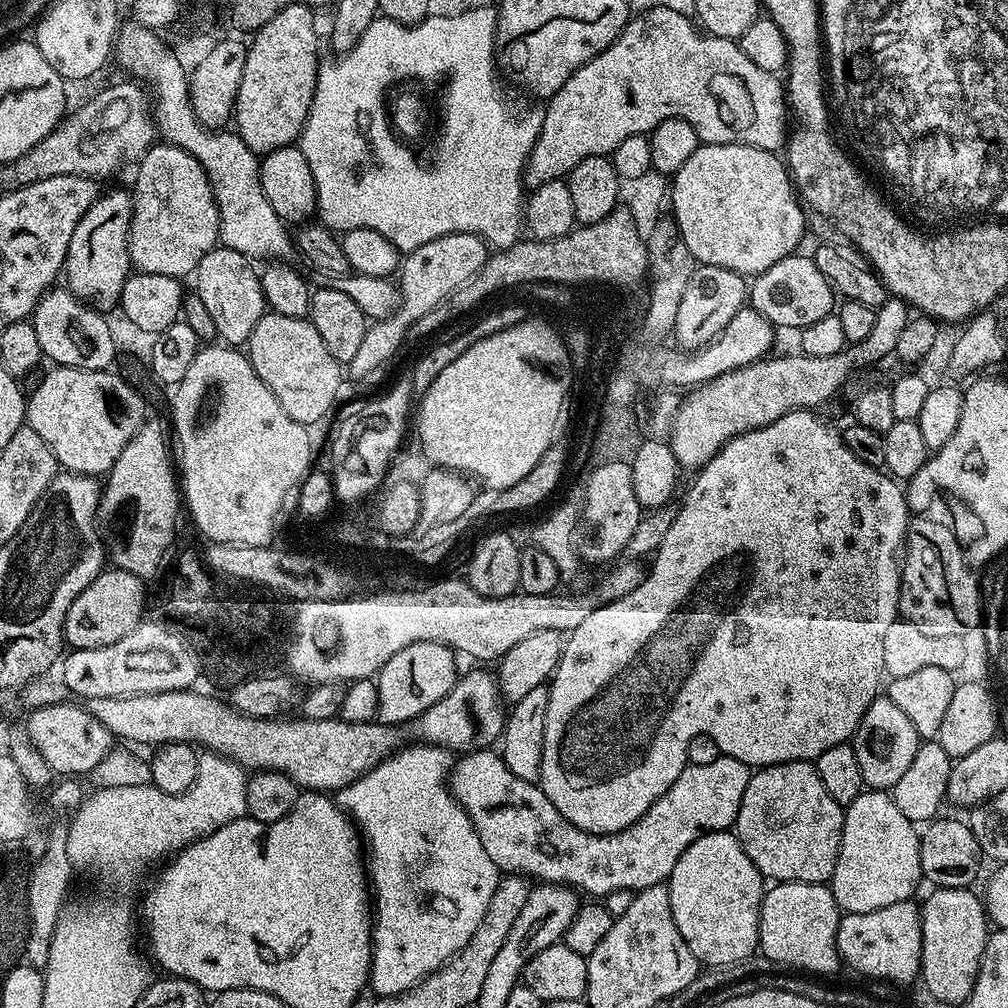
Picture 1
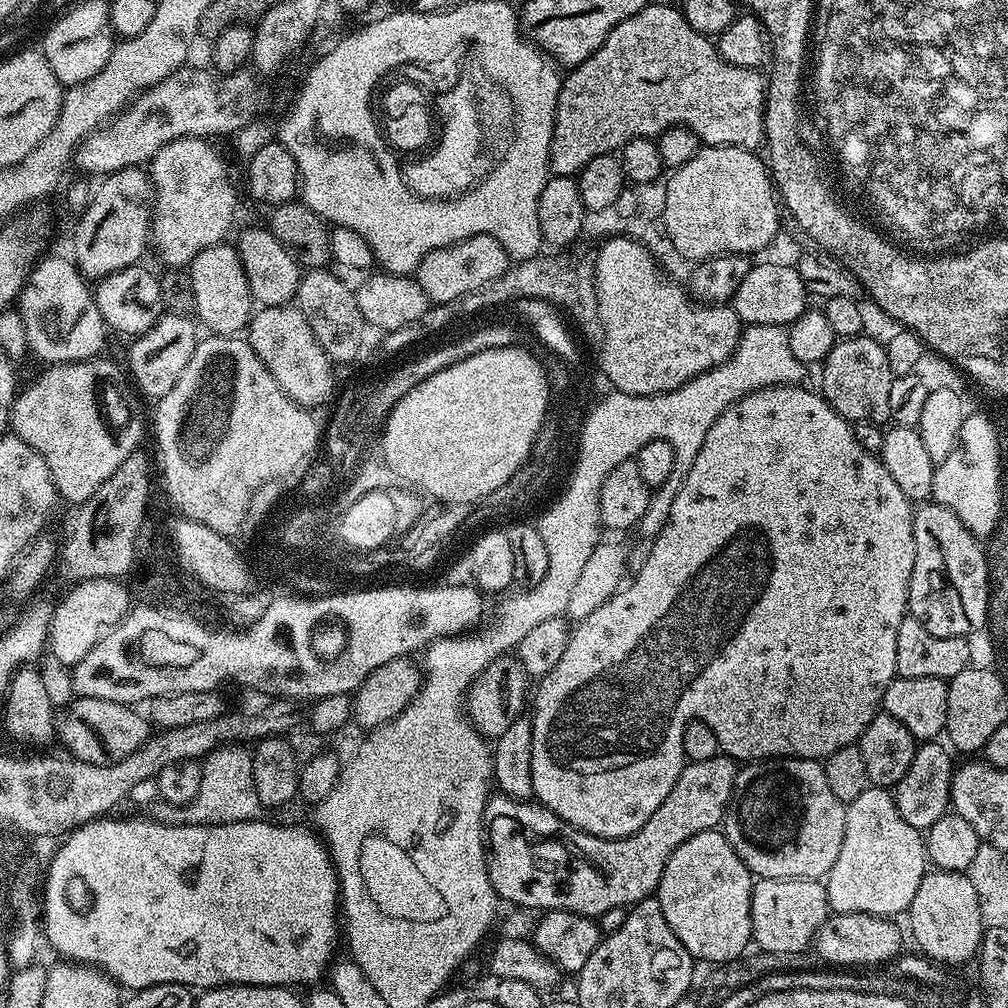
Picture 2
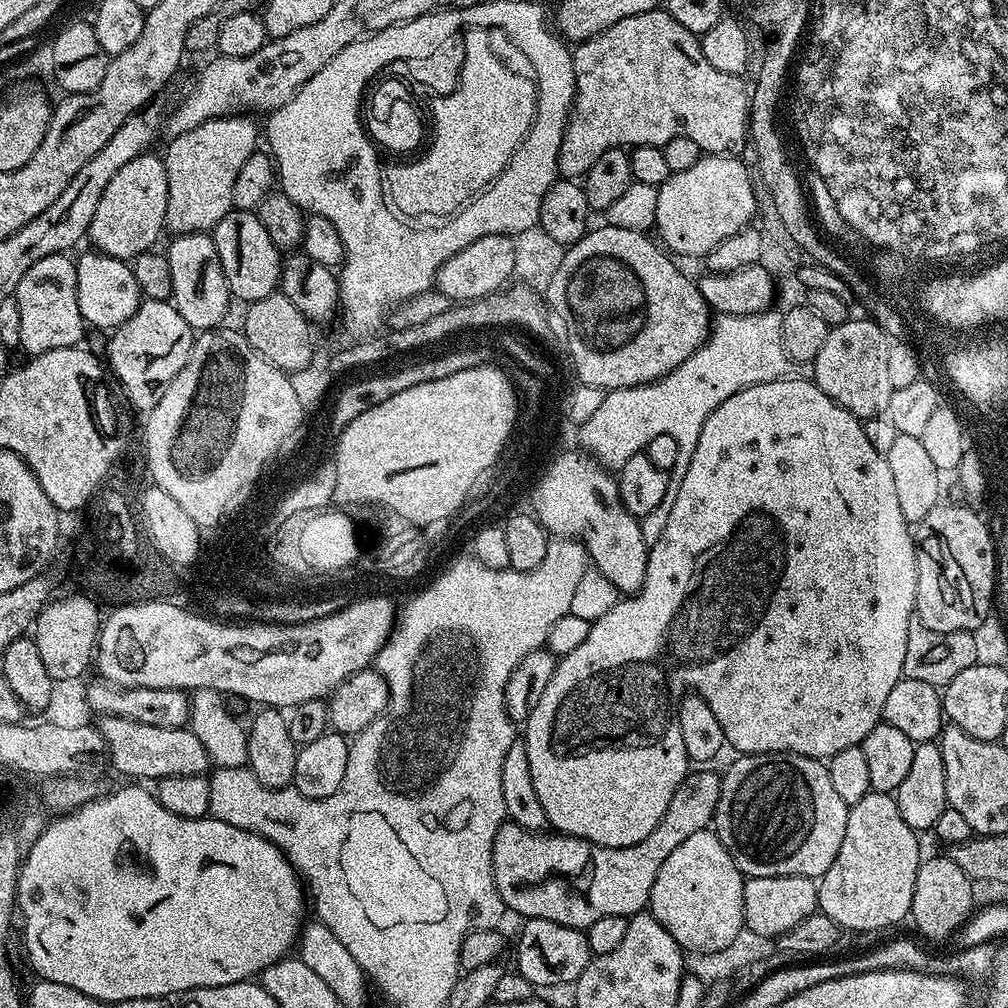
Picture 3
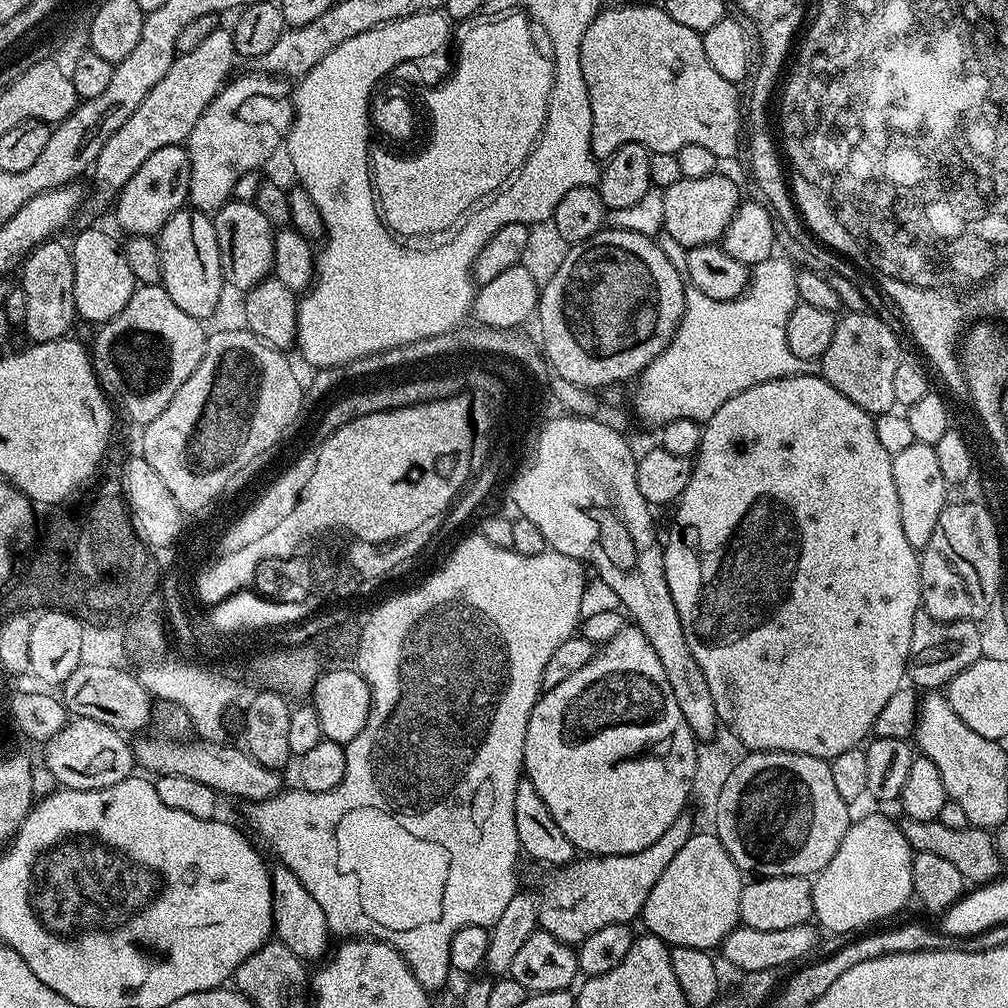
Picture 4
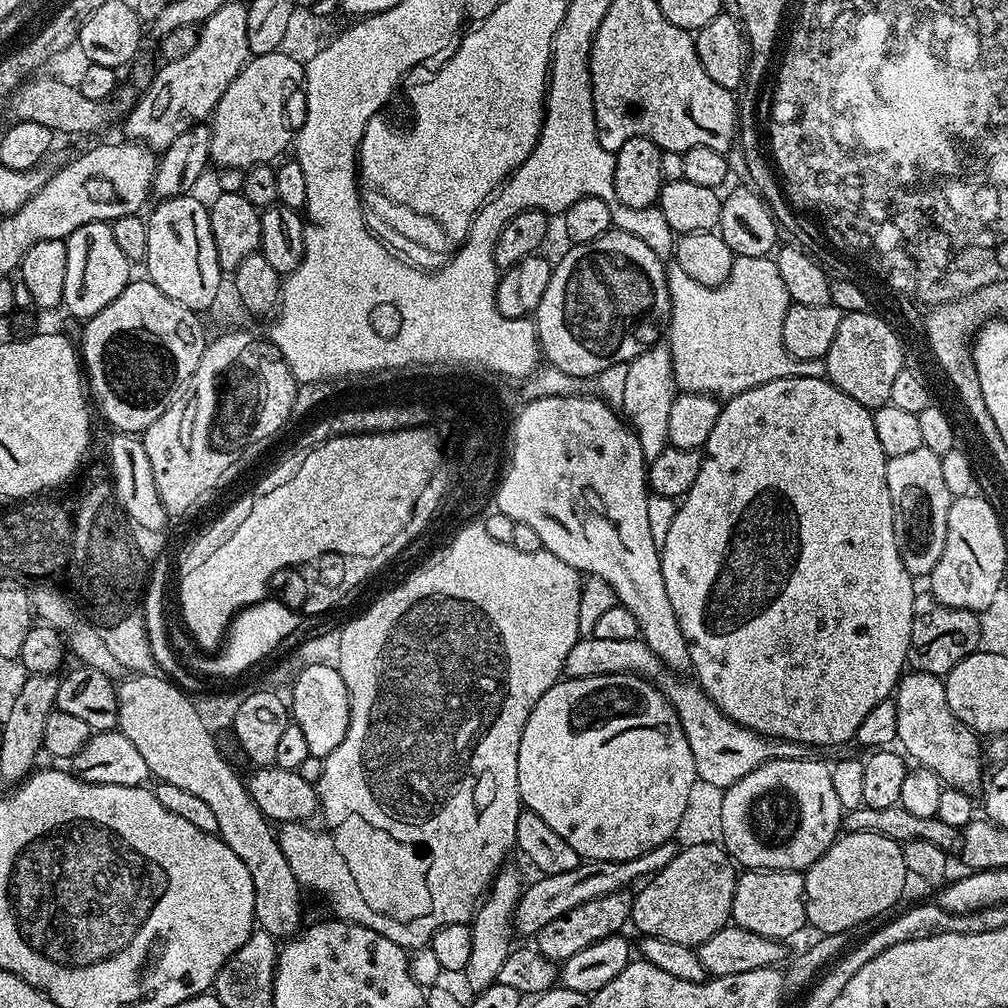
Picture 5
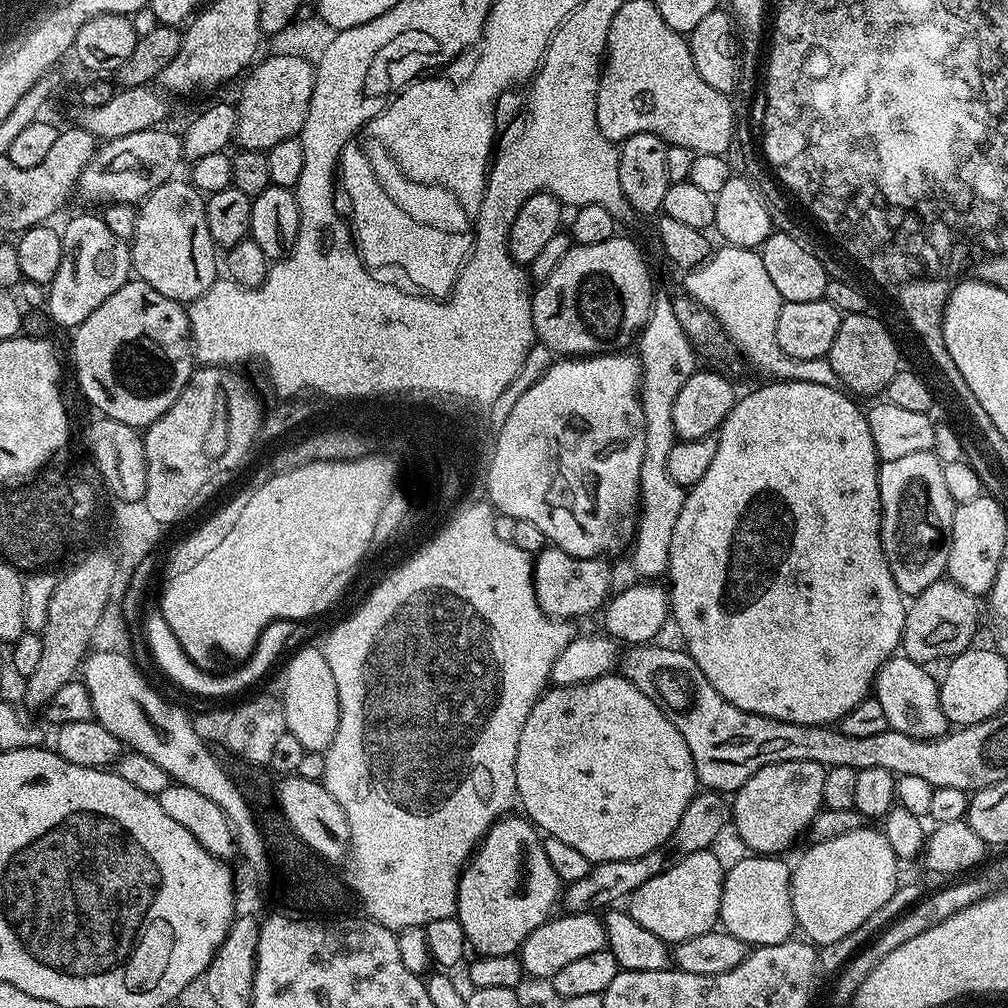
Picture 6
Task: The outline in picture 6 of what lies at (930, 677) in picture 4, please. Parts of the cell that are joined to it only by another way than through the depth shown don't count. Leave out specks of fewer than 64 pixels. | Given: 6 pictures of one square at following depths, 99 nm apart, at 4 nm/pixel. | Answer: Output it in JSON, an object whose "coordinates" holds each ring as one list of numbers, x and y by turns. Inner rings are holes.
{"coordinates":[[936,580,922,594,911,597,904,614,904,633,900,639,903,655,914,662,932,666,935,660,947,662,973,647,982,624,982,604,953,580]]}

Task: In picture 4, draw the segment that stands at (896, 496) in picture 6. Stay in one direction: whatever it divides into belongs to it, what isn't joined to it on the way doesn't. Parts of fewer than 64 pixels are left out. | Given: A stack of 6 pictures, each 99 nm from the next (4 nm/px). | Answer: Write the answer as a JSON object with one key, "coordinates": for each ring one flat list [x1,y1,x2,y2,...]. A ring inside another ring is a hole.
{"coordinates":[[919,442,906,446,906,450,892,457,892,473,894,490,898,490,898,514,902,518,906,542,910,542,914,549,923,550,926,542,930,542,930,534,934,534,934,526,938,526,938,514,942,514,950,500,950,485,942,478,935,447]]}

